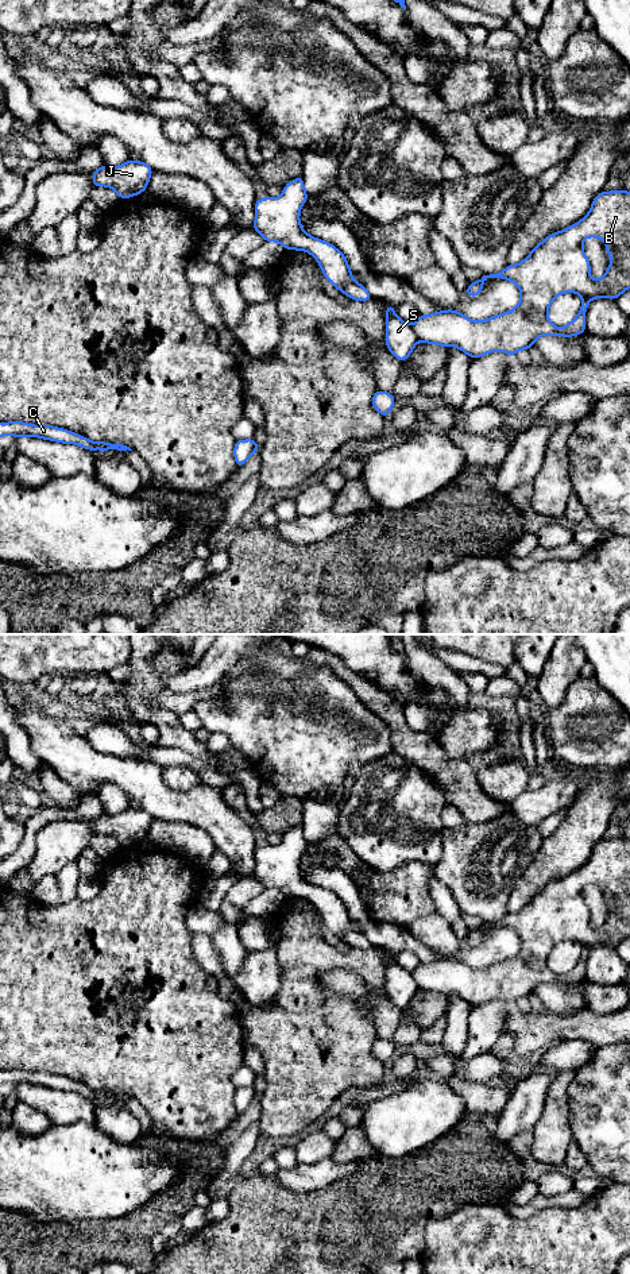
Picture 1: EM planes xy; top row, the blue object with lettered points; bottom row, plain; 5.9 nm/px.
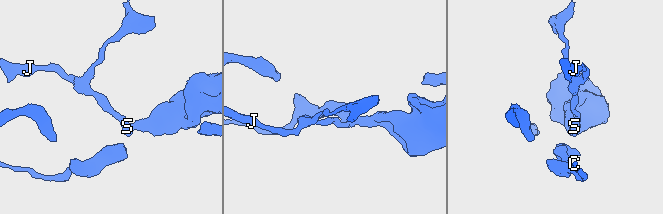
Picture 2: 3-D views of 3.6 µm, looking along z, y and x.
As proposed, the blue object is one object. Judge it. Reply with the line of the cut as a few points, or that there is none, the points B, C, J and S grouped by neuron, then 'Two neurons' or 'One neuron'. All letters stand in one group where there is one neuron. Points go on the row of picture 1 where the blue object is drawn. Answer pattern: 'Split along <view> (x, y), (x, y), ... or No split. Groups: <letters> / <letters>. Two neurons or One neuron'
Split along xy (410, 325), (418, 340). Groups: B / C J S. Two neurons

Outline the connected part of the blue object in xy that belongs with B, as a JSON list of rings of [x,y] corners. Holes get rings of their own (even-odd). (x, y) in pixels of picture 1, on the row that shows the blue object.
[[[622,189],[600,192],[584,219],[545,238],[521,263],[509,265],[500,273],[483,275],[469,283],[465,293],[475,298],[488,278],[503,278],[519,287],[521,301],[513,310],[480,321],[467,318],[453,309],[421,314],[411,325],[418,341],[448,348],[457,347],[469,358],[476,359],[494,351],[513,356],[521,350],[529,350],[542,335],[571,337],[584,333],[585,312],[591,300],[598,297],[617,300],[630,289],[630,192]],[[585,238],[603,239],[611,258],[606,274],[598,281],[590,277],[591,265],[583,251]],[[564,293],[577,293],[583,302],[577,316],[568,325],[559,328],[549,321],[548,310],[552,301]]]

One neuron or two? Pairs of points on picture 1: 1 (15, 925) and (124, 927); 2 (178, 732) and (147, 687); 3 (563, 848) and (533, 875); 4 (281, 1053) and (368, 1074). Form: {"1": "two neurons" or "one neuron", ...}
{"1": "one neuron", "2": "one neuron", "3": "one neuron", "4": "one neuron"}

